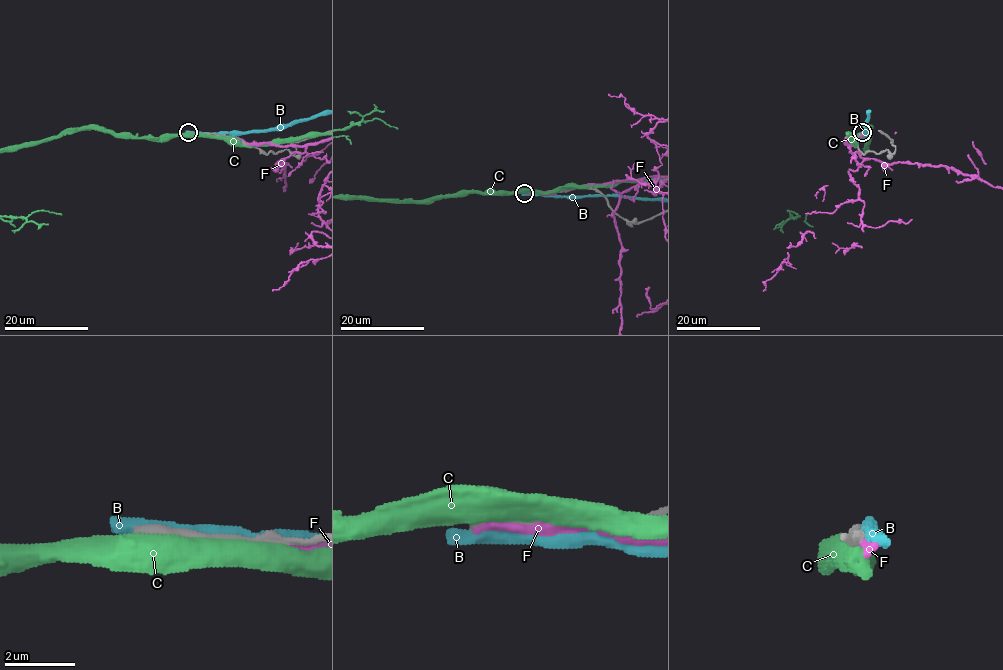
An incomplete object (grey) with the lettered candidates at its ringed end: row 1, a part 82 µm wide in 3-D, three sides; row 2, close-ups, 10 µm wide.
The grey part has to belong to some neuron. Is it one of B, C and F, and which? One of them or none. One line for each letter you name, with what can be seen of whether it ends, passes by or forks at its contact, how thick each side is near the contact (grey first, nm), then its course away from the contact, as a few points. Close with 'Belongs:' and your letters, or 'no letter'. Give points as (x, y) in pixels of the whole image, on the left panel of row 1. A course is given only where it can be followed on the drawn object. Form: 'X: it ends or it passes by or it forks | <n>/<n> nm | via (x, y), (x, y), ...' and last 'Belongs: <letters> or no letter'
Belongs: no letter

